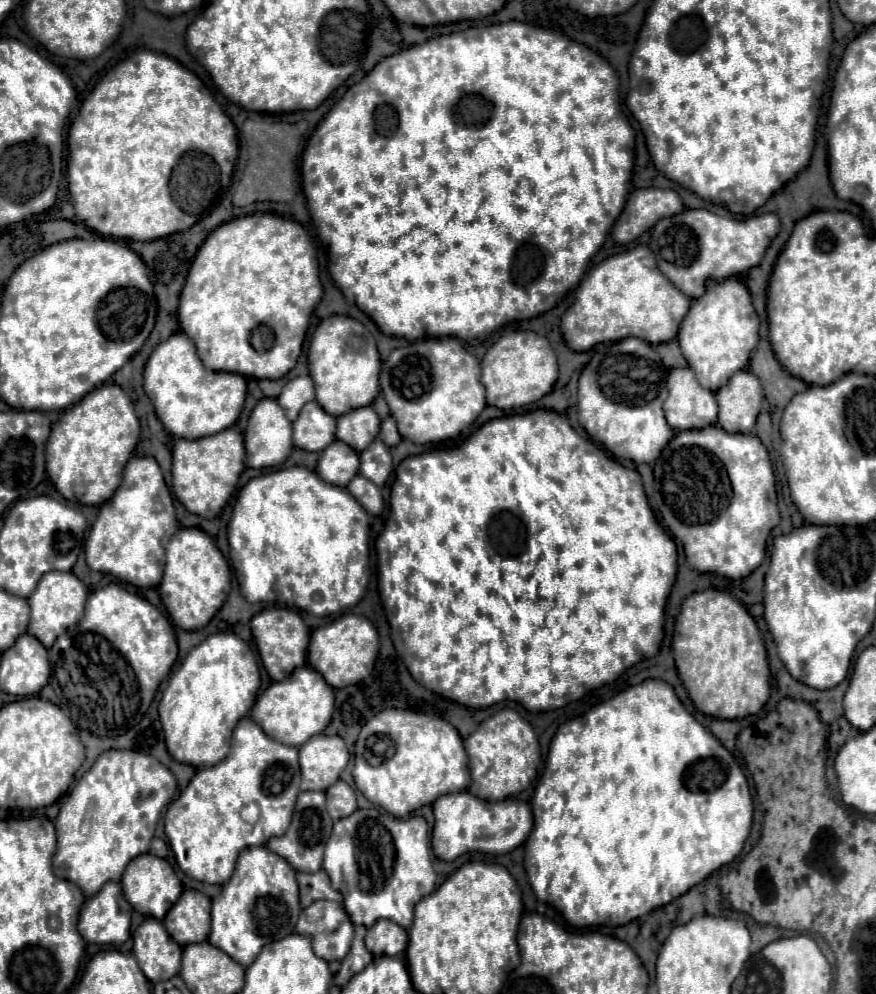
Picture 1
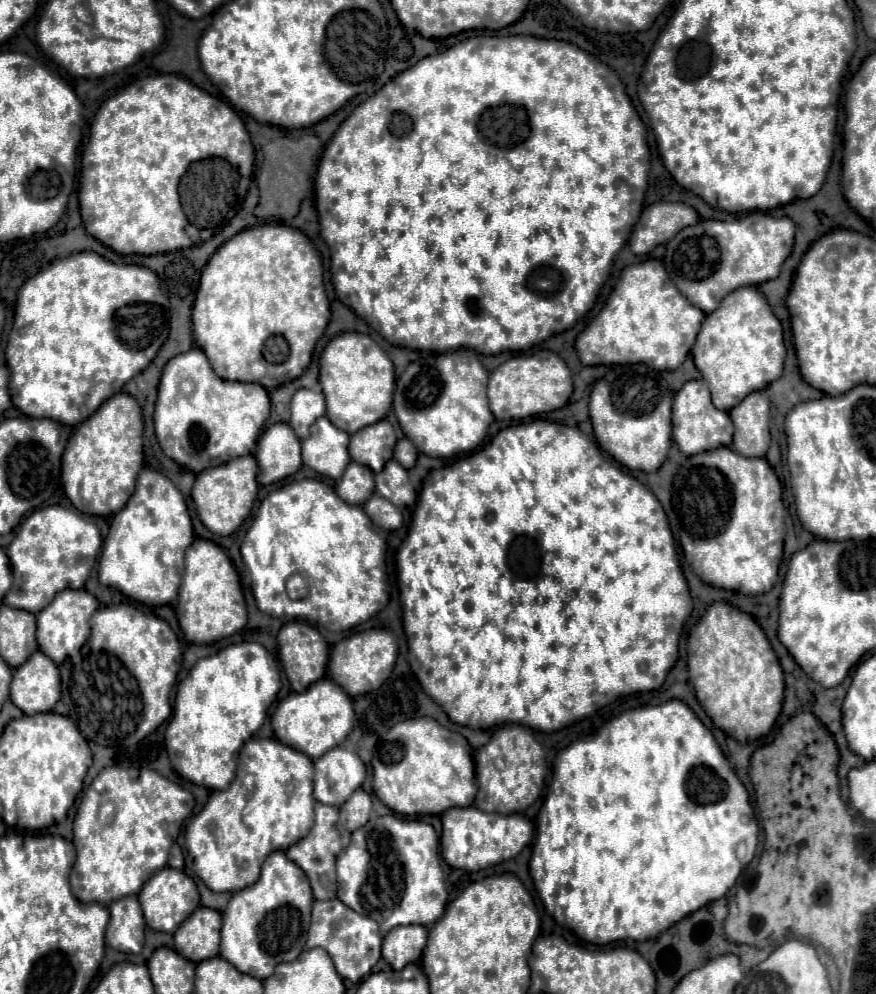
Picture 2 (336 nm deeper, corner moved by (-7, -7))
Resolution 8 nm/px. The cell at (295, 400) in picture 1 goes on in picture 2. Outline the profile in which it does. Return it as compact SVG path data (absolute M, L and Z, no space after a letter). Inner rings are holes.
M297 390L293 400L291 400L291 420L289 426L293 428L293 432L297 432L297 436L301 440L305 440L309 436L309 426L313 424L313 420L317 420L319 416L325 414L325 398L321 392L315 390Z

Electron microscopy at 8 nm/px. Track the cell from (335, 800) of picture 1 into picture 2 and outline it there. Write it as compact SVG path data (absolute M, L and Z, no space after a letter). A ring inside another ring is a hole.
M363 790L353 792L353 796L341 806L341 822L349 832L355 832L357 828L365 826L371 812L371 796Z

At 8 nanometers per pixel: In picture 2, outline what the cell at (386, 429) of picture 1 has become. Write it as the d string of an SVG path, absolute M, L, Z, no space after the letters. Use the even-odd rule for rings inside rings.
M399 440L397 446L395 446L395 460L403 466L403 468L413 468L415 466L415 460L417 460L417 448L407 440Z

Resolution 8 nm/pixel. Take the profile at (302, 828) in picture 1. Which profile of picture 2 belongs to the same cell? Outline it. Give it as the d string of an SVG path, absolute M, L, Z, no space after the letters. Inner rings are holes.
M317 802L315 804L315 824L313 824L311 832L287 850L287 858L293 860L307 874L313 894L315 894L315 900L331 900L337 896L335 860L337 860L337 854L349 846L349 836L351 834L339 822L339 810L335 806Z

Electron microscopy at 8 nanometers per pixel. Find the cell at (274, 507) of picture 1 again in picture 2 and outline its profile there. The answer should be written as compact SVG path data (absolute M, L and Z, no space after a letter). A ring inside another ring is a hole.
M305 478L301 482L289 482L285 486L281 486L279 490L271 492L259 506L257 510L257 516L251 524L251 528L247 530L247 536L243 540L243 546L241 546L241 556L243 556L243 562L247 566L247 578L249 578L249 584L251 584L251 590L253 590L253 596L255 596L255 602L259 606L261 612L265 614L271 614L271 616L291 616L291 618L305 618L309 622L315 622L315 624L323 624L325 628L333 628L333 630L349 630L365 620L369 620L373 614L377 614L379 610L383 610L389 602L389 584L387 584L387 564L385 564L385 554L387 554L387 542L381 534L377 534L377 530L373 528L373 522L369 520L369 516L365 514L365 510L361 506L353 506L353 504L347 504L343 502L335 490L331 486L327 486L325 482L321 480L315 480L315 478ZM293 574L299 574L303 576L307 582L309 582L309 596L305 600L291 600L285 592L285 582L289 576Z

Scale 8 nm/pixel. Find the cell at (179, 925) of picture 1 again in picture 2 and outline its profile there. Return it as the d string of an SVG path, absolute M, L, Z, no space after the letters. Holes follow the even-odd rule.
M197 908L175 932L175 950L191 962L201 962L219 954L221 914L211 908Z

